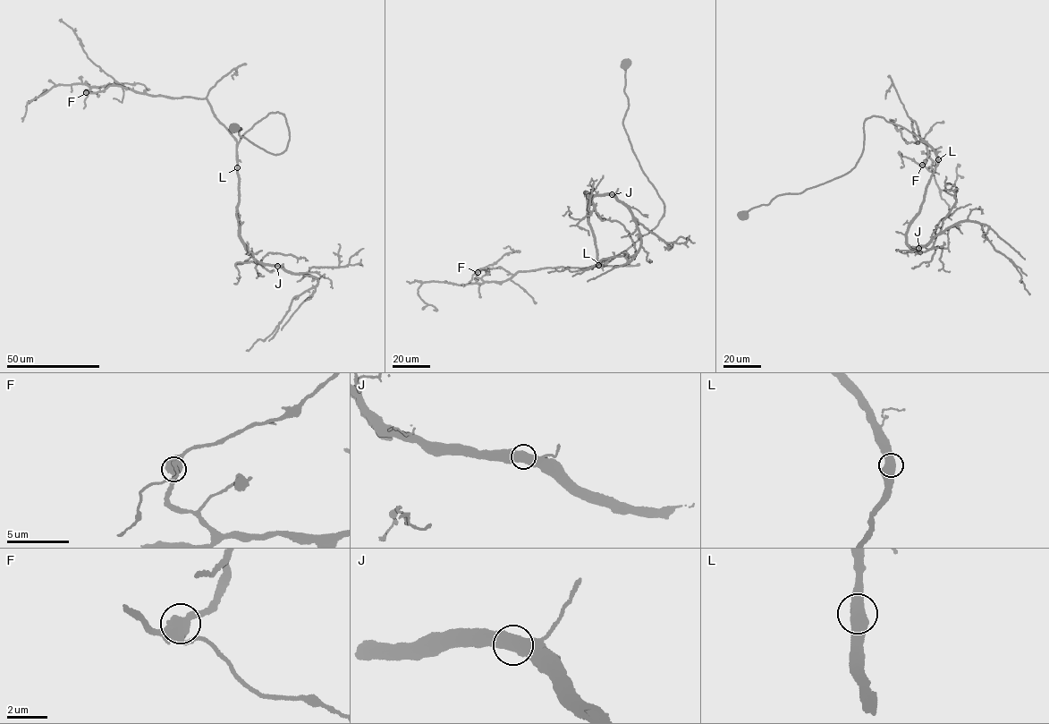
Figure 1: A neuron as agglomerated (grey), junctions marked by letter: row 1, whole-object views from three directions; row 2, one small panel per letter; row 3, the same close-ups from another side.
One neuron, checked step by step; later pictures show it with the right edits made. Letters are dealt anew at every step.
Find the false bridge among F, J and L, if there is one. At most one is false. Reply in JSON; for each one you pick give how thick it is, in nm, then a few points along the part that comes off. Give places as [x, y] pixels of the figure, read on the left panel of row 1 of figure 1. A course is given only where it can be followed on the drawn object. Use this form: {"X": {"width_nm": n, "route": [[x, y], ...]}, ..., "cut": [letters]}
{"cut": []}

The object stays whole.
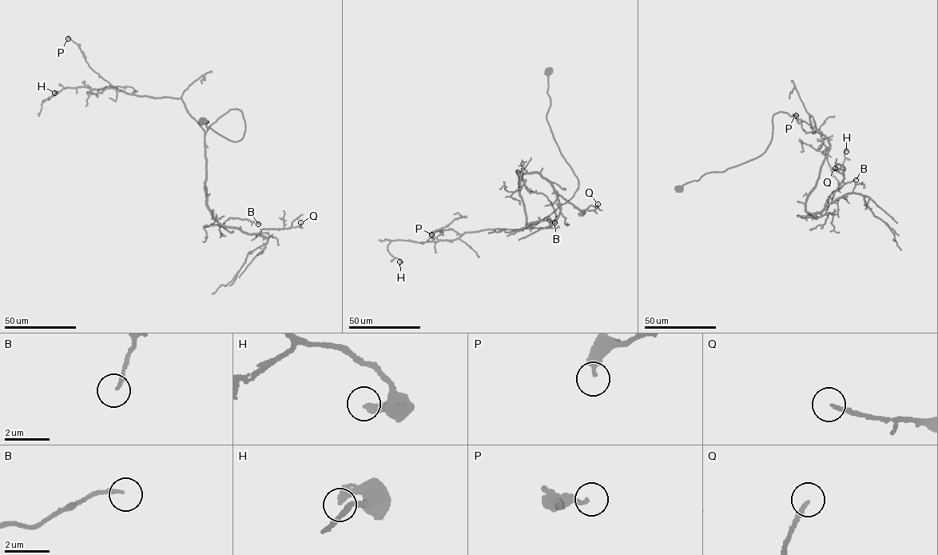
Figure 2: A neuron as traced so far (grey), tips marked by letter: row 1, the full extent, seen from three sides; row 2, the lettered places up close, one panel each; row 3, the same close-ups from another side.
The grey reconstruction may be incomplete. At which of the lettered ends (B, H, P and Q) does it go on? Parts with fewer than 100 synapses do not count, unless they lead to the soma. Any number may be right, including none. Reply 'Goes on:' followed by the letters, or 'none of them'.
Goes on: none of them

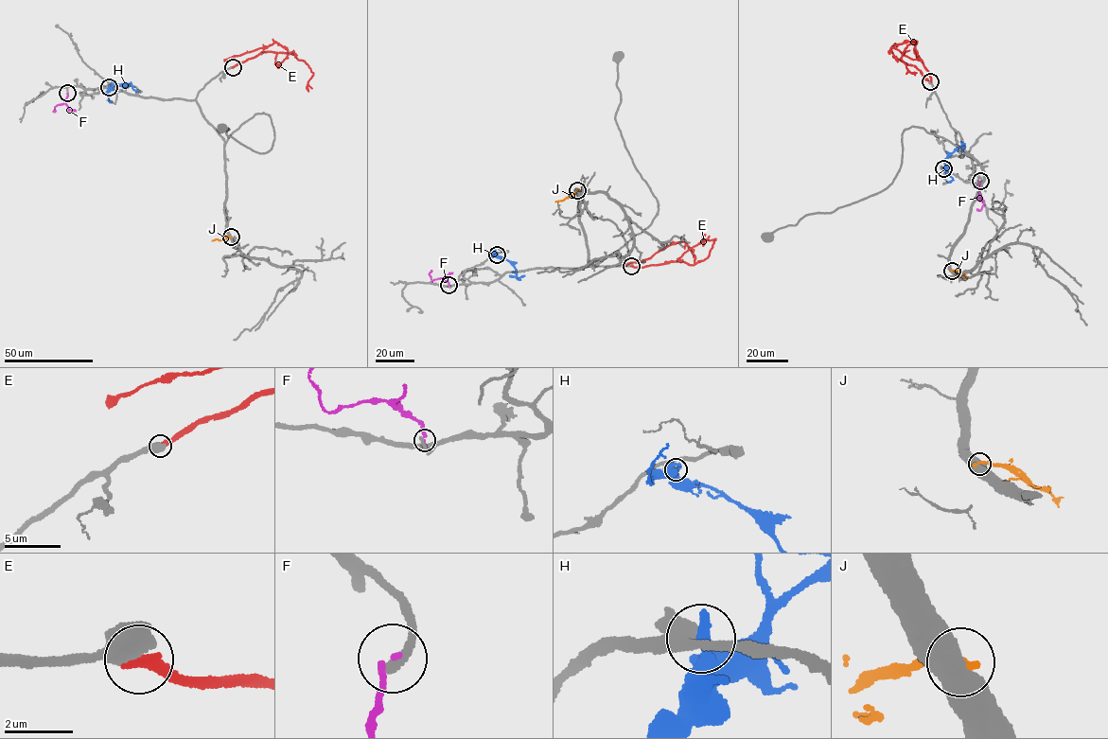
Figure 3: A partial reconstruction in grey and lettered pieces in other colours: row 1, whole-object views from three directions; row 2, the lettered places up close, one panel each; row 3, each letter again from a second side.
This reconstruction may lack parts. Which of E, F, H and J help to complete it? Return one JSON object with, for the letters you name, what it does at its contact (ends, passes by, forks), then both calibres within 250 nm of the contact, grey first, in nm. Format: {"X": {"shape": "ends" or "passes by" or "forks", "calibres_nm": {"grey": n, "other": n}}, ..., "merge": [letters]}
{"E": {"shape": "ends", "calibres_nm": {"grey": 800, "other": 400}}, "merge": ["E"]}

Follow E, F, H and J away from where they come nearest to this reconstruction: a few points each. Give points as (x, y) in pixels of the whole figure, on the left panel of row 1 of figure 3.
E: (233, 67), (264, 52), (288, 53), (287, 48), (275, 43), (224, 61)
F: (67, 93), (65, 101), (55, 106), (53, 111), (56, 111)
H: (108, 87), (116, 83), (129, 84), (138, 91)
J: (231, 237), (212, 240)

